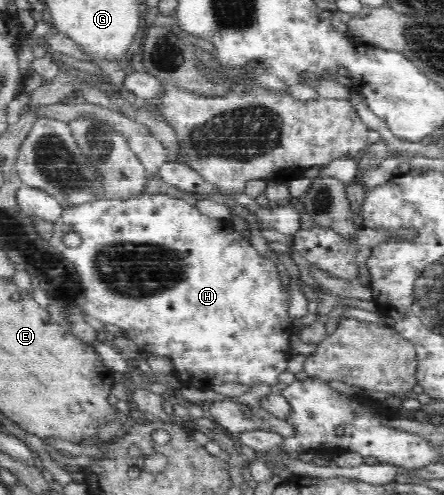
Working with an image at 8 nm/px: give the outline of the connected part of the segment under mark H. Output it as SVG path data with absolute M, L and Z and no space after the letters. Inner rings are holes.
M142 192L140 195L128 198L98 199L78 206L66 207L63 213L55 220L53 233L48 240L55 250L60 252L62 258L68 260L76 267L80 275L81 285L84 287L85 312L103 322L112 331L122 333L125 338L137 344L138 352L146 352L146 355L156 354L170 358L173 363L173 378L179 385L196 387L197 389L213 389L218 384L237 383L252 388L258 384L276 385L278 376L287 370L288 360L292 356L290 336L294 333L294 327L289 315L290 294L288 288L282 286L279 270L276 270L274 261L261 256L256 247L245 239L232 226L224 226L222 220L206 217L196 210L196 206L190 206L181 198L170 198L170 194L149 194ZM68 232L80 234L81 244L77 247L65 247L61 239Z

